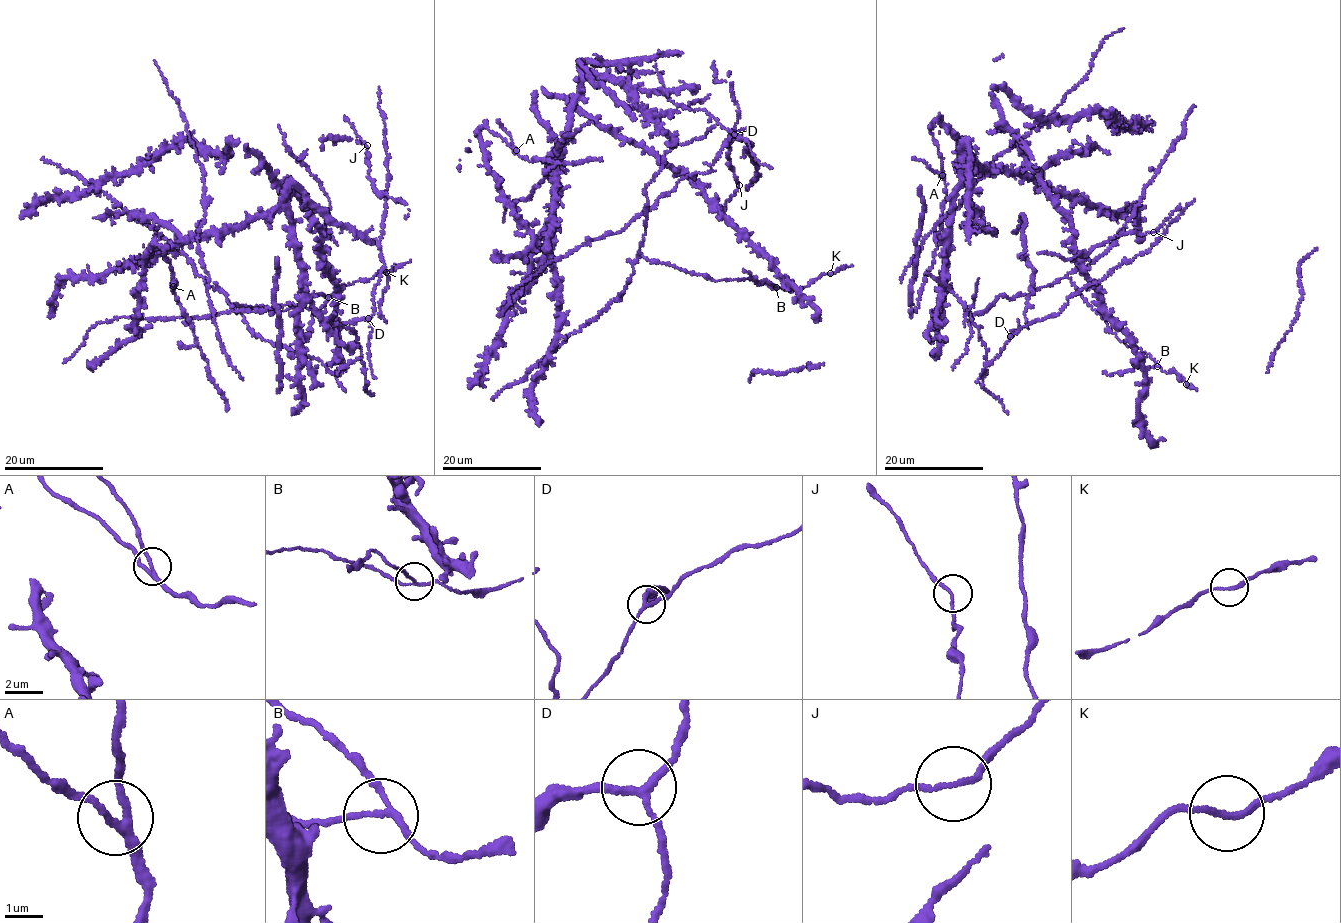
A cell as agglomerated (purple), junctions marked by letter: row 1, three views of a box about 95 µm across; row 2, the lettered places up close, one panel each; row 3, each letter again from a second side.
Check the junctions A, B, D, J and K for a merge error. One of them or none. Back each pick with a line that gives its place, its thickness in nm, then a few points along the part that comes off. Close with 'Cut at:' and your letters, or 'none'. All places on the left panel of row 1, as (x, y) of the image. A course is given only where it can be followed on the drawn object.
B: (328, 297) | 130 nm | (327, 297), (324, 305), (314, 314), (304, 340)
Cut at: B

